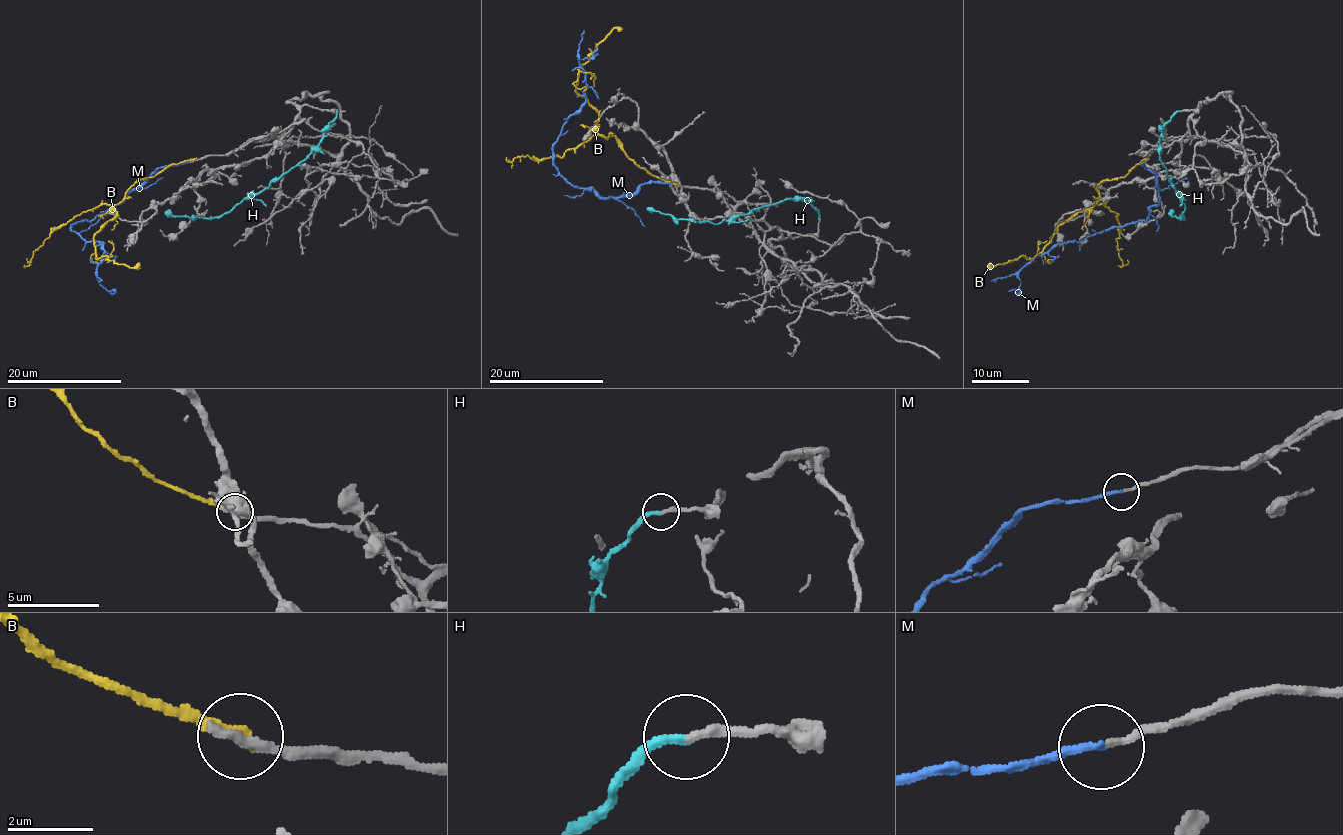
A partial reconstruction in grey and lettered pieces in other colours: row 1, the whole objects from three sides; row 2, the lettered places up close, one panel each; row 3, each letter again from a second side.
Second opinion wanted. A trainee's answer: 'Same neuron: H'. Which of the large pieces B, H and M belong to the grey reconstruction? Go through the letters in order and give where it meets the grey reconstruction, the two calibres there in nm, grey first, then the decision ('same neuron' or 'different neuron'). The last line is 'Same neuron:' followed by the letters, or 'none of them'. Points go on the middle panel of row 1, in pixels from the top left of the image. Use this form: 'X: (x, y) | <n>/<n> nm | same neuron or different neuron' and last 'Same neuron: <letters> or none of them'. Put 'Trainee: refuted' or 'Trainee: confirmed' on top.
Trainee: refuted
B: (676, 184) | 260/300 nm | different neuron
H: (819, 219) | 190/200 nm | same neuron
M: (670, 183) | 170/220 nm | same neuron
Same neuron: H, M

